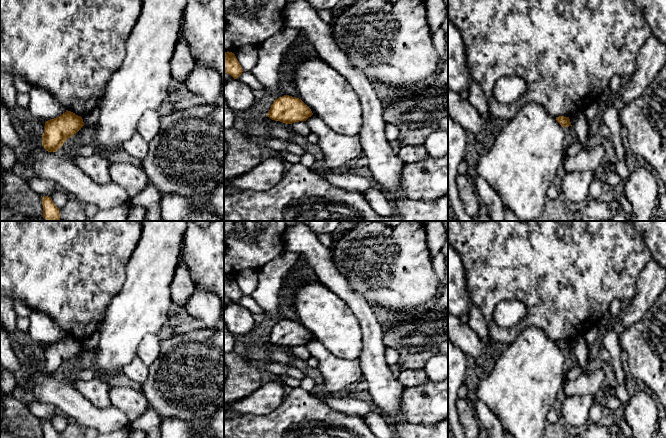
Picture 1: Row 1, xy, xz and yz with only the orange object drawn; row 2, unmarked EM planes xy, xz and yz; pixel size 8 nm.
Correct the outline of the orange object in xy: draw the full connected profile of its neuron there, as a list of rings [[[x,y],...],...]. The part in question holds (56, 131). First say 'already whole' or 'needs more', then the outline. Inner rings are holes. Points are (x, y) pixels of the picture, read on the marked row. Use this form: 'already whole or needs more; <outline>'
already whole; [[[66,110],[59,117],[45,122],[42,146],[48,152],[57,152],[66,140],[83,126],[84,122],[81,116]]]

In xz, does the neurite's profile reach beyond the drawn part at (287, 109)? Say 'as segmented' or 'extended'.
as segmented

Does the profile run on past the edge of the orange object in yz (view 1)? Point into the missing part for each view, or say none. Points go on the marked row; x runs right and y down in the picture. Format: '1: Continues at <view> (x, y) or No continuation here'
1: No continuation here

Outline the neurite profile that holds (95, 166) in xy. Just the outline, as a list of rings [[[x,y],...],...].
[[[99,154],[88,157],[80,156],[76,159],[76,165],[91,179],[99,184],[112,182],[109,173],[109,161]]]

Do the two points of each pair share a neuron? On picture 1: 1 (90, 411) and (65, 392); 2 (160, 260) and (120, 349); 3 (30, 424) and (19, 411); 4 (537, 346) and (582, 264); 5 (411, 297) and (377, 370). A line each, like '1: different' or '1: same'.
1: same
2: same
3: same
4: different
5: different

